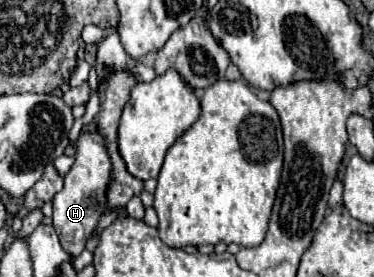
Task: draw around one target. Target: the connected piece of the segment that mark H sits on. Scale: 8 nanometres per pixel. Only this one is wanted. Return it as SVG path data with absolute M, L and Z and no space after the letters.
M93 126L85 128L75 142L75 162L65 174L65 186L53 198L53 228L61 240L61 246L73 258L85 250L87 236L95 230L99 218L107 210L107 188L113 182L113 166L107 152L103 134Z

